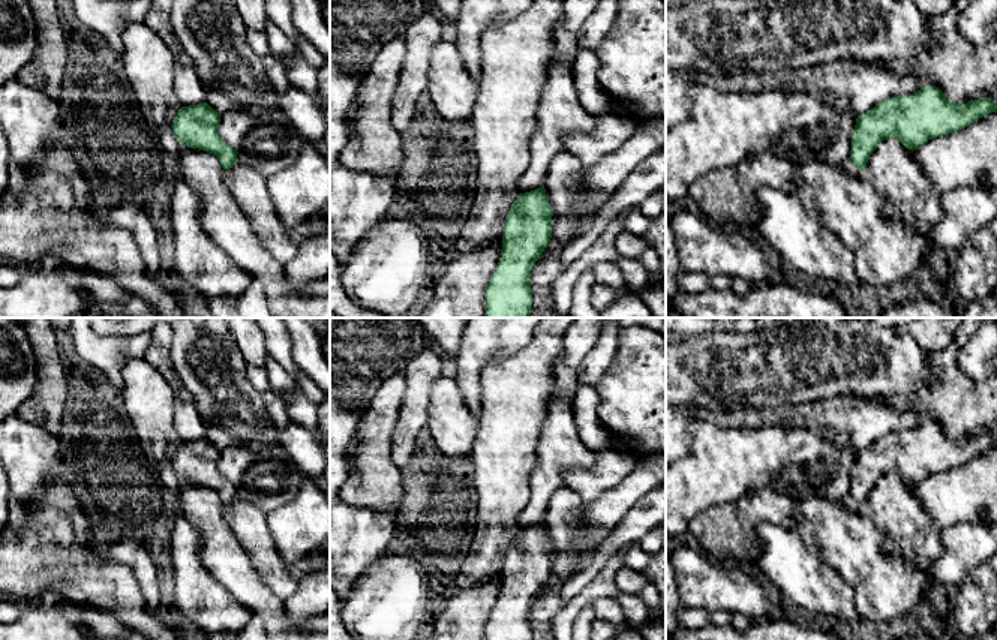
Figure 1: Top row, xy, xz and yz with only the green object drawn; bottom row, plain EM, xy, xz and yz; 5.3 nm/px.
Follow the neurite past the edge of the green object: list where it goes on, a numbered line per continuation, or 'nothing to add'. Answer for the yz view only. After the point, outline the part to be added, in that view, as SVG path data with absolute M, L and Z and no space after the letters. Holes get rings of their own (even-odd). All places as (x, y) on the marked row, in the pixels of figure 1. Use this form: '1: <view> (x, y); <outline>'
1: yz (847, 167); M846 160L840 165L840 168L849 175L849 177L856 177L861 175L862 171L856 168L850 160Z

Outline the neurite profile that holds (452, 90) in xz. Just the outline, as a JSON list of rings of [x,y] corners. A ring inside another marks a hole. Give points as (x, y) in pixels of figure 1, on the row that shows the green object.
[[[439,40],[432,49],[426,102],[448,121],[471,120],[478,84],[454,42]]]

